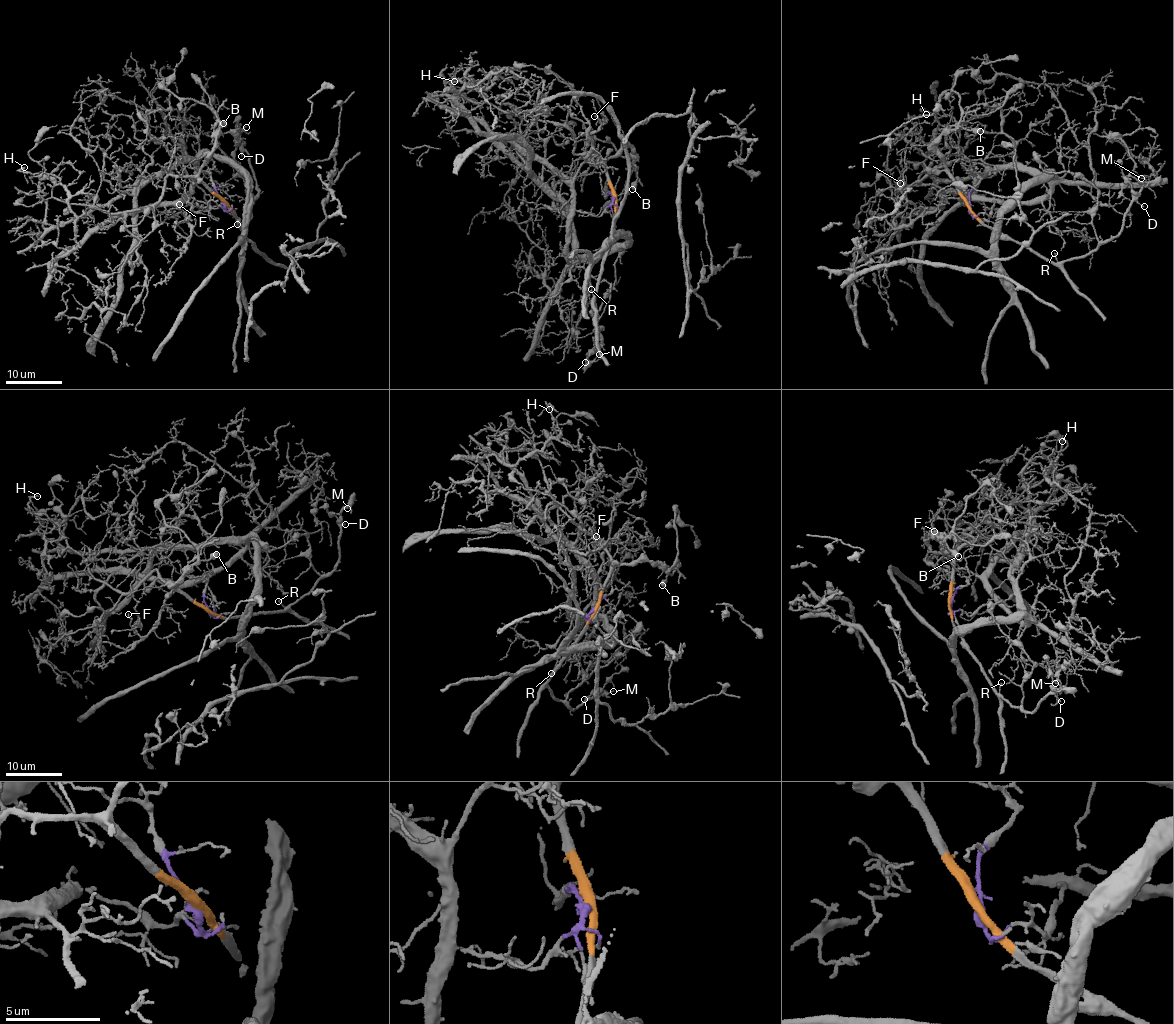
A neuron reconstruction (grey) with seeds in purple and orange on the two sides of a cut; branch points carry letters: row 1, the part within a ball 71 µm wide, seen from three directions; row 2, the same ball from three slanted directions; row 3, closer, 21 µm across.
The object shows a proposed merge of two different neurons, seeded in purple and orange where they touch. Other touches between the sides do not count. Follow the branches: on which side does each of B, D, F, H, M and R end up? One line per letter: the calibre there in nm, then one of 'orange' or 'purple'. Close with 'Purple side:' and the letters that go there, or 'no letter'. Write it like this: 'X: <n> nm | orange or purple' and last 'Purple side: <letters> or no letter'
B: 600 nm | orange
D: 120 nm | orange
F: 120 nm | purple
H: 240 nm | purple
M: 110 nm | orange
R: 130 nm | orange
Purple side: F, H

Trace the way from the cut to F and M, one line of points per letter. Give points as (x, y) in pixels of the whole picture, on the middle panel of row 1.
F: (613, 197), (599, 216), (574, 208), (574, 176), (591, 147), (579, 133), (594, 132), (600, 121), (594, 116)
M: (613, 197), (612, 237), (595, 293), (596, 333), (602, 347), (587, 357), (593, 360), (599, 354)

